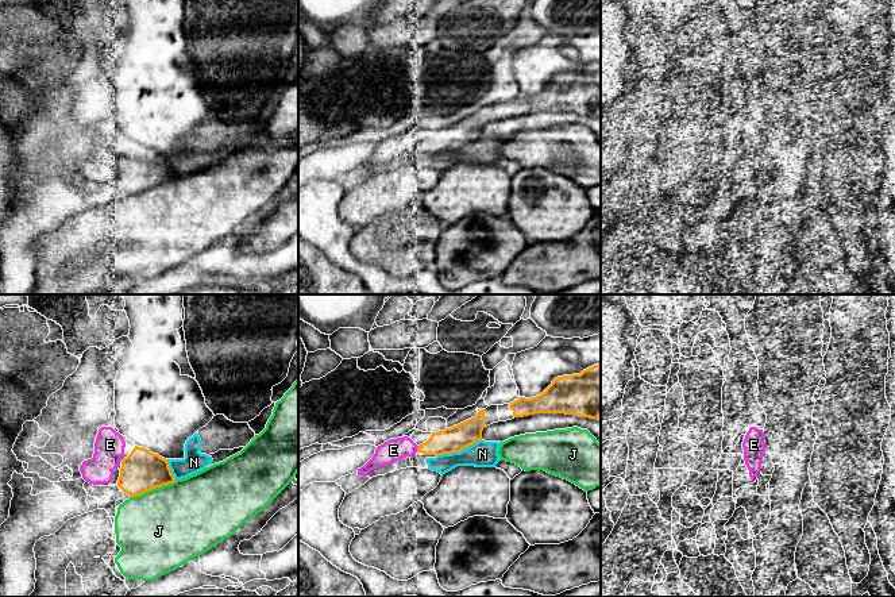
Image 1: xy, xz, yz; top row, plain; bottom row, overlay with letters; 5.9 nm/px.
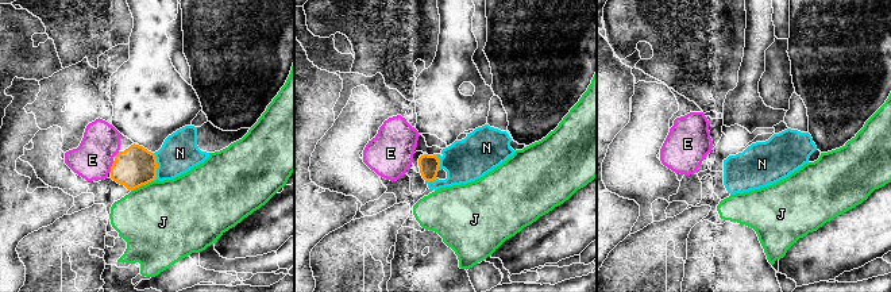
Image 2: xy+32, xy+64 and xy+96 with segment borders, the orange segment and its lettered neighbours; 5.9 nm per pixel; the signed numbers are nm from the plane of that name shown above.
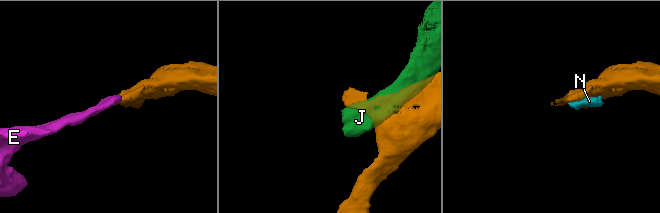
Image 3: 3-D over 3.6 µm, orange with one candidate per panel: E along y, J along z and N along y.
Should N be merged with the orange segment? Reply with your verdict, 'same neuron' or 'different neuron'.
different neuron

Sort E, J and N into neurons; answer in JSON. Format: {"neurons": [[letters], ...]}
{"neurons": [["E"], ["J"], ["N"]]}

